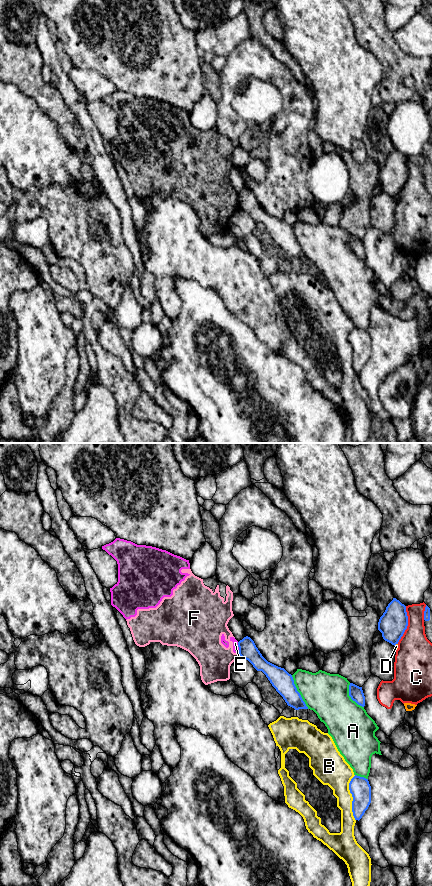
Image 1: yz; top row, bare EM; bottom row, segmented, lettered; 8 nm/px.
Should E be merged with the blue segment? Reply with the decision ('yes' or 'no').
no

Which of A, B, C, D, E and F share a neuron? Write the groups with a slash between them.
A / B / C / D / E F

